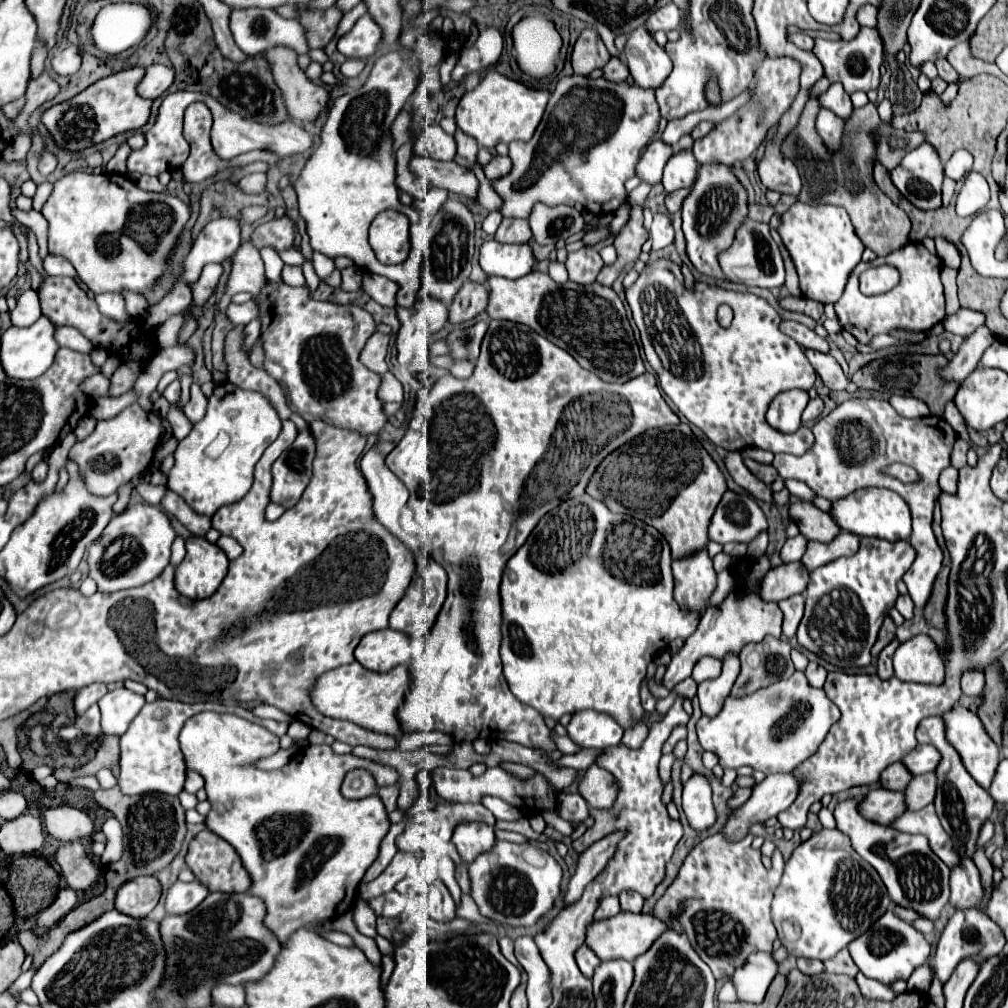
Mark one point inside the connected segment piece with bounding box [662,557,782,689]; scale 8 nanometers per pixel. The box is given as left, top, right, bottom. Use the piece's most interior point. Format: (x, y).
(742, 618)

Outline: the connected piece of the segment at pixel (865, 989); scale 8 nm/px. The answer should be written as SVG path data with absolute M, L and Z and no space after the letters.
M862 973L856 975L856 983L858 983L862 995L866 995L866 997L870 997L870 999L884 999L884 1001L890 1001L890 999L896 997L886 985L882 985L882 983L874 981L874 979L868 979L868 977L862 975Z

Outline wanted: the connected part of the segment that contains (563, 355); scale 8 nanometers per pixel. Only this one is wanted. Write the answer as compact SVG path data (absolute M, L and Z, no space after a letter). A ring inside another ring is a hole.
M490 321L472 377L462 381L444 375L436 385L420 391L416 411L418 409L430 415L426 423L430 437L430 483L404 484L410 491L408 507L426 525L430 535L432 557L448 573L448 597L426 637L426 651L410 663L414 683L398 711L398 719L408 733L444 731L452 735L454 741L474 741L478 737L488 741L508 739L554 753L554 731L546 727L538 711L522 705L510 693L502 675L500 583L504 567L522 543L526 543L542 515L562 501L584 493L586 481L602 457L646 429L678 425L680 419L662 399L652 373L644 373L622 385L604 383L598 375L582 369L570 353L514 321ZM610 399L612 405L616 403L614 415L626 417L610 417ZM478 423L486 423L486 431L484 427L478 431Z

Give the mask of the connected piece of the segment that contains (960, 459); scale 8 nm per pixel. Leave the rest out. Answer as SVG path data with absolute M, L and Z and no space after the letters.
M956 439L952 453L951 453L951 462L950 465L956 469L960 469L967 464L966 455L968 449L973 447L972 442L966 442L962 439Z

